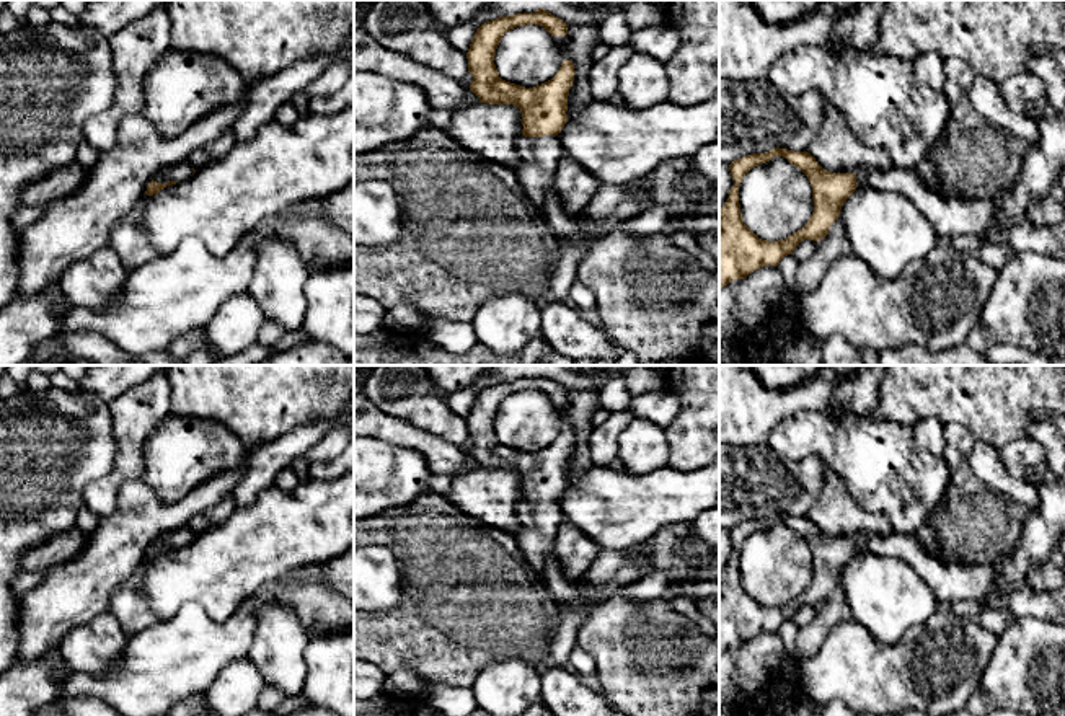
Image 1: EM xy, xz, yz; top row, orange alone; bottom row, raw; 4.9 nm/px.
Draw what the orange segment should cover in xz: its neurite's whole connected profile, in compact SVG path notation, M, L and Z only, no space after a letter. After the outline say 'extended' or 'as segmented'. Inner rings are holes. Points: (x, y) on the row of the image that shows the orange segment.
M543 8L535 13L499 16L476 29L466 59L468 72L473 75L470 91L479 103L514 104L522 113L524 129L517 142L520 166L515 175L541 217L546 191L555 184L558 161L563 157L556 135L568 122L568 95L576 70L572 60L564 59L551 80L533 88L502 80L494 65L496 49L507 31L527 24L543 26L555 38L566 36L569 26Z; extended

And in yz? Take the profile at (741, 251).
M780 147L734 160L729 170L734 186L719 209L719 289L736 279L745 279L763 266L778 266L802 240L825 238L833 222L838 220L842 206L858 186L905 196L926 217L941 241L956 235L974 235L1001 243L1013 256L1029 251L1065 259L1065 220L1050 227L1036 227L1027 220L998 230L993 223L998 210L997 196L983 199L969 194L944 196L933 191L917 170L863 166L855 173L832 173L824 170L809 152ZM778 155L799 168L811 181L814 212L807 223L788 238L767 241L742 220L739 184L752 168Z; extended

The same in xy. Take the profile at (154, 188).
M186 160L173 168L168 168L165 171L158 173L147 186L145 194L147 196L158 194L166 186L191 179L194 176L194 173L196 173L196 170Z; extended

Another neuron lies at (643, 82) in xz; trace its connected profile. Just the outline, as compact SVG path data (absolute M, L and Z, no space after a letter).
M634 52L618 70L618 93L626 108L644 109L667 99L665 65L652 55Z

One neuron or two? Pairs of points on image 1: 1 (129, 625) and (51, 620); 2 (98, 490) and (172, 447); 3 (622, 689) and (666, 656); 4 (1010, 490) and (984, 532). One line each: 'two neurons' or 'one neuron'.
1: two neurons
2: two neurons
3: one neuron
4: two neurons

